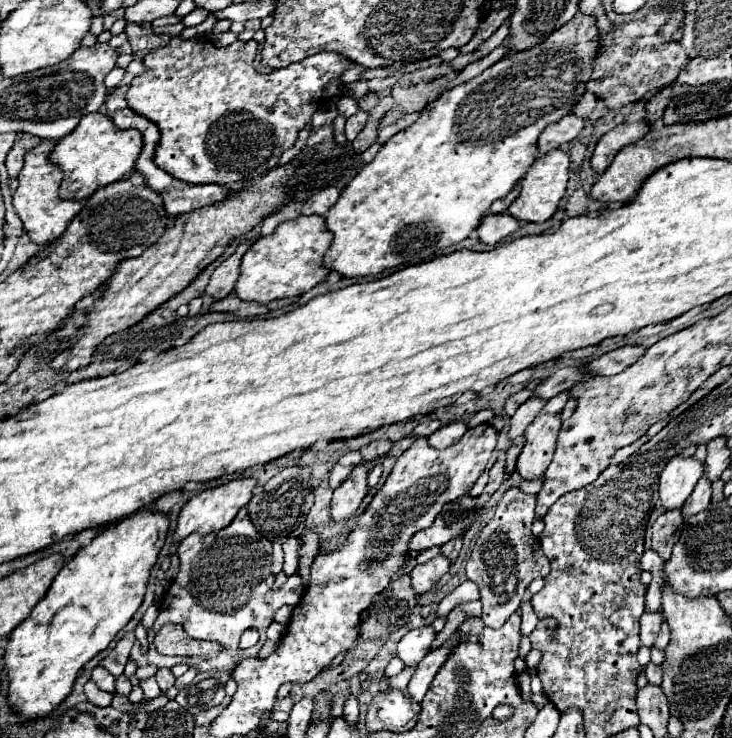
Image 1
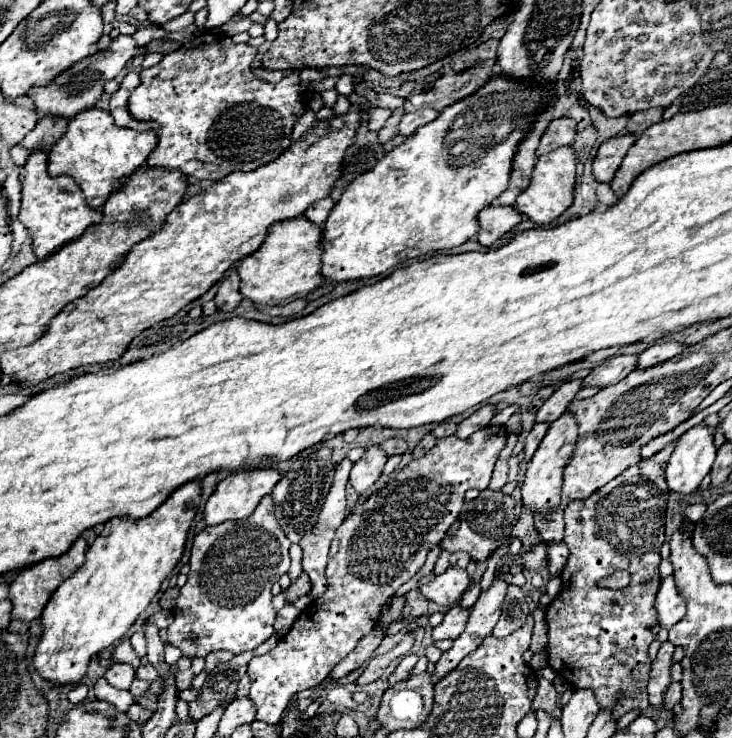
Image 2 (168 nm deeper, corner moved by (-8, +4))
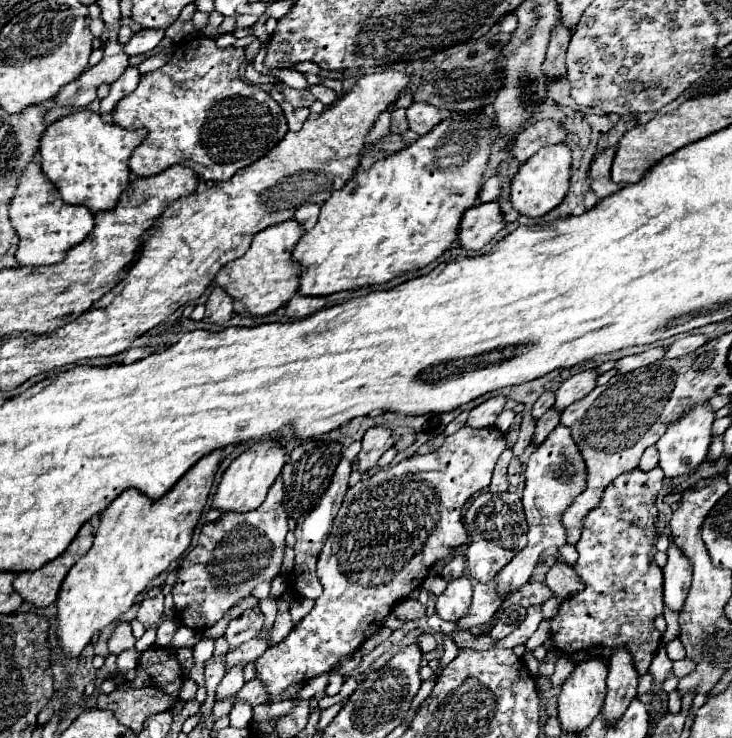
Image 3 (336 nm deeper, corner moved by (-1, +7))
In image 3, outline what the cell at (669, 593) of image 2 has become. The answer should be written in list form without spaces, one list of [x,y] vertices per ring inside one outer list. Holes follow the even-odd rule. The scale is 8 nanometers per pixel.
[[[675,542],[669,544],[665,554],[667,554],[667,564],[663,568],[665,604],[673,610],[681,610],[681,606],[687,598],[691,580],[693,580],[693,566]]]

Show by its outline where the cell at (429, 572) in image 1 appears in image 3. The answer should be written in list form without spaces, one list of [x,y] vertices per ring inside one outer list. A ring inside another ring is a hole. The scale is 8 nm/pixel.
[[[465,576],[449,582],[447,590],[437,598],[437,610],[435,610],[437,616],[441,620],[457,622],[459,618],[469,614],[471,596],[473,596],[473,586]]]

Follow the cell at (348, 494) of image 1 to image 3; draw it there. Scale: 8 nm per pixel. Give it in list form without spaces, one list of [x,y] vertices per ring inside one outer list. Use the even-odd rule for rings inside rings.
[[[371,428],[371,430],[365,432],[365,436],[363,436],[363,448],[361,448],[359,456],[357,456],[359,470],[363,474],[369,472],[369,470],[373,470],[375,464],[377,464],[377,460],[383,456],[383,452],[387,452],[395,444],[395,440],[393,440],[391,434],[393,432],[389,428]]]

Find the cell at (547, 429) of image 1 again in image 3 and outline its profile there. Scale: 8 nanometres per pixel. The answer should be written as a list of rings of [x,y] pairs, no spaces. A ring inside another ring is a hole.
[[[557,426],[551,436],[531,454],[527,468],[525,468],[525,490],[523,490],[523,506],[525,516],[529,522],[529,542],[513,562],[505,566],[503,572],[497,574],[497,582],[501,582],[501,590],[517,592],[525,586],[545,550],[551,546],[565,546],[567,544],[567,530],[561,524],[561,514],[573,504],[573,500],[585,490],[587,476],[585,476],[585,460],[571,438],[571,430],[567,426]]]

